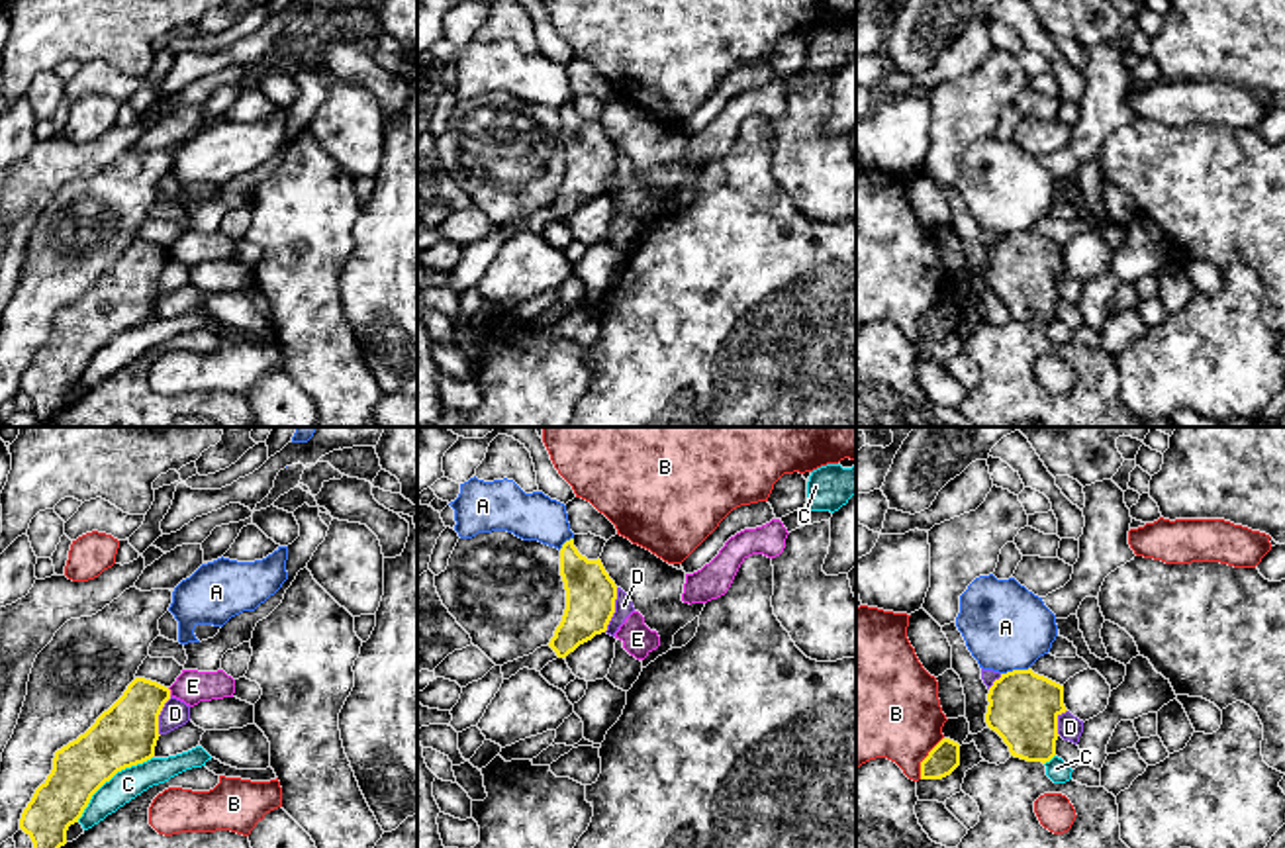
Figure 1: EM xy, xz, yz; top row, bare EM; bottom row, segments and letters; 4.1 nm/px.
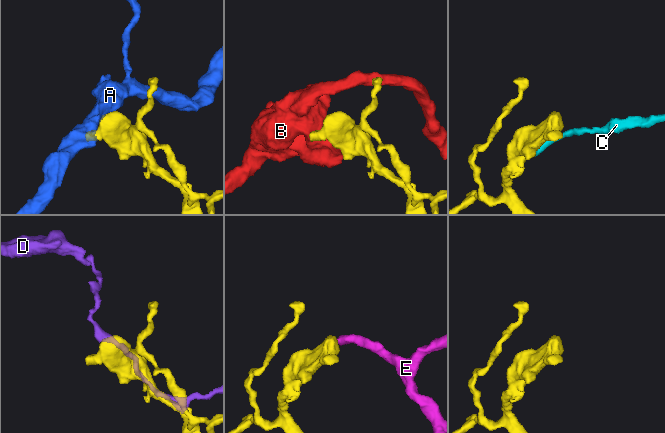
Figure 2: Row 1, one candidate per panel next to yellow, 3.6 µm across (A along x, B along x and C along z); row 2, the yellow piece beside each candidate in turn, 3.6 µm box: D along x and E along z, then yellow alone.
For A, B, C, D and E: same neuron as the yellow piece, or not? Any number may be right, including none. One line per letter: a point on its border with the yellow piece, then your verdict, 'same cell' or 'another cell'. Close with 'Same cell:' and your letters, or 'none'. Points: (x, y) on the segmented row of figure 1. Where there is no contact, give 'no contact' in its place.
A: meets yellow in yz at (1015, 670); another cell
B: meets yellow in yz at (925, 758); another cell
C: meets yellow in xy at (108, 780); another cell
D: meets yellow in xz at (614, 610); another cell
E: meets yellow in xy at (169, 692); another cell
Same cell: none

